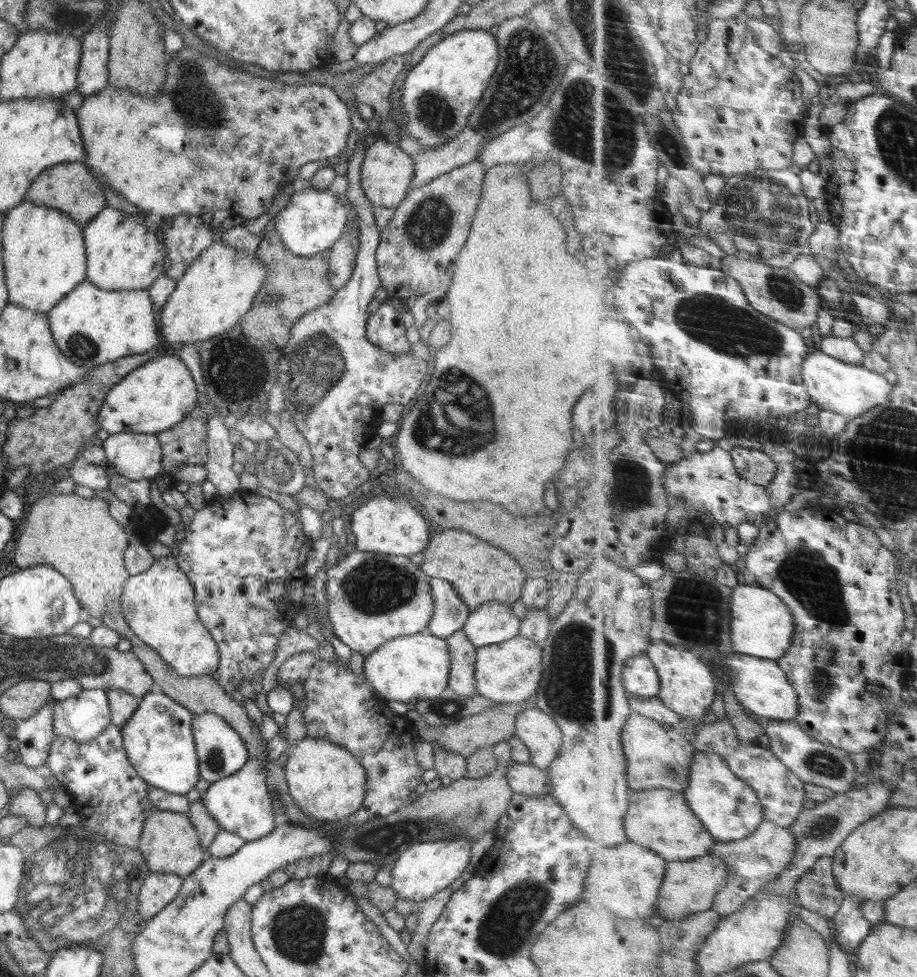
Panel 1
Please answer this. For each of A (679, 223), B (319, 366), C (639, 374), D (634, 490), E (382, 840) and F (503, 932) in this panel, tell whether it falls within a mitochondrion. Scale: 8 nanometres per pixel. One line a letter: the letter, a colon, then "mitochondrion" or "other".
A: other
B: mitochondrion
C: other
D: mitochondrion
E: mitochondrion
F: mitochondrion

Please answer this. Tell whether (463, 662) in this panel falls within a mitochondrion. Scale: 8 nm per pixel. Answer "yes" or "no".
no

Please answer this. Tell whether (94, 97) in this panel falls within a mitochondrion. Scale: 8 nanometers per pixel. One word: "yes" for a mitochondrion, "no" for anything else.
no

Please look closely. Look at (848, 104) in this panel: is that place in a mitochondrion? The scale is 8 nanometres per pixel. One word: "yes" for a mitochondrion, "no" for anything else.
no

